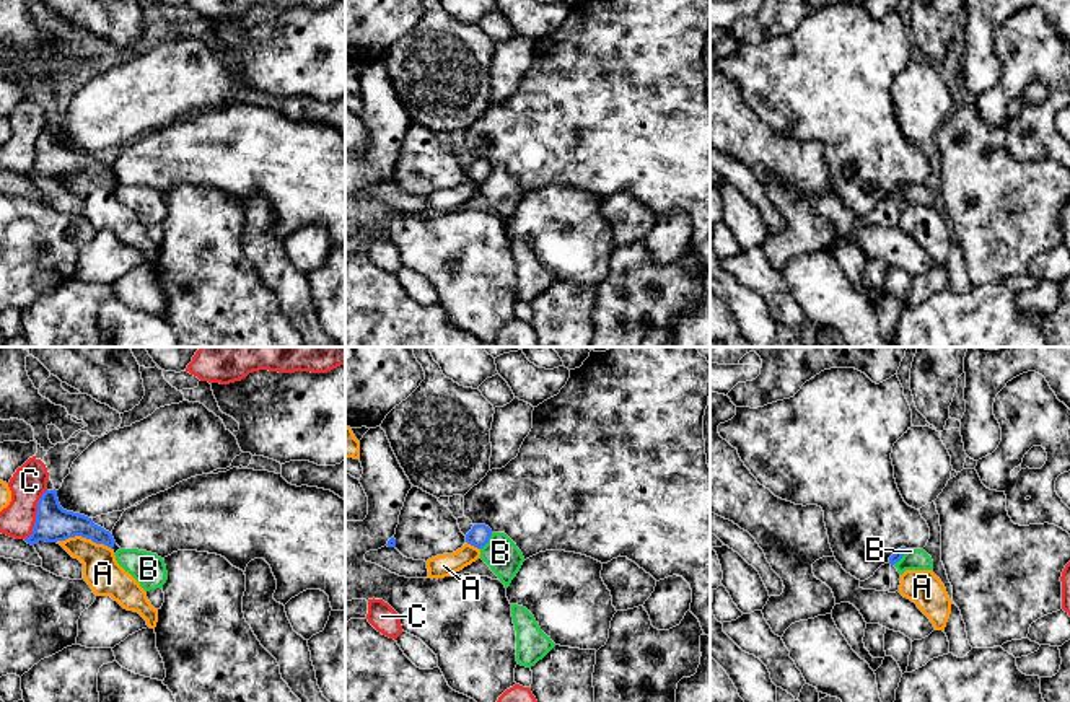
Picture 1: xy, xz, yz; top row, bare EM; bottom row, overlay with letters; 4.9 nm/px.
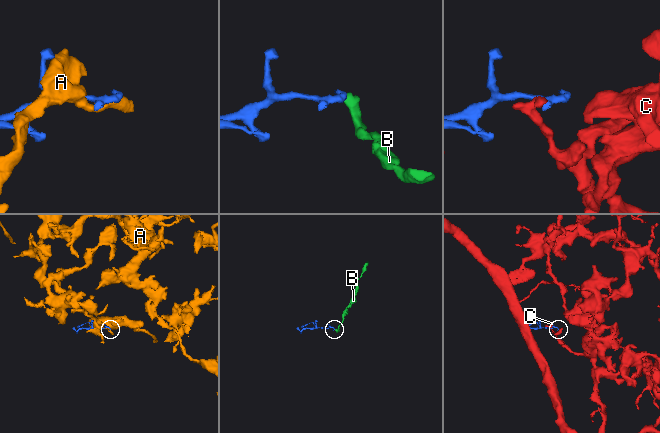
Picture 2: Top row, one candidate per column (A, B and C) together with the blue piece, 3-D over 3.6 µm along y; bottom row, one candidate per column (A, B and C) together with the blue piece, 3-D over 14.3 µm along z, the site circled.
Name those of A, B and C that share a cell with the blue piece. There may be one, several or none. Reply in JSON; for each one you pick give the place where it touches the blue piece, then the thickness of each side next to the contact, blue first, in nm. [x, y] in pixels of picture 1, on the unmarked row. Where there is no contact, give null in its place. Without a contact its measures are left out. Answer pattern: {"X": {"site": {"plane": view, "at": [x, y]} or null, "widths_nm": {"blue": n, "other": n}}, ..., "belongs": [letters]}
{"belongs": []}

